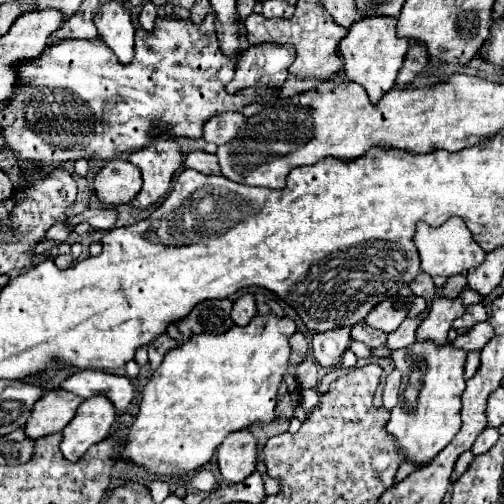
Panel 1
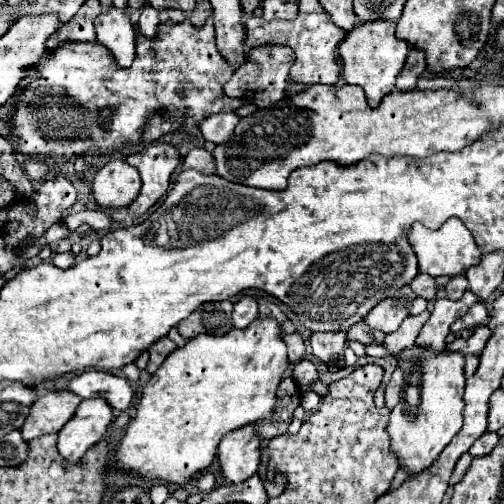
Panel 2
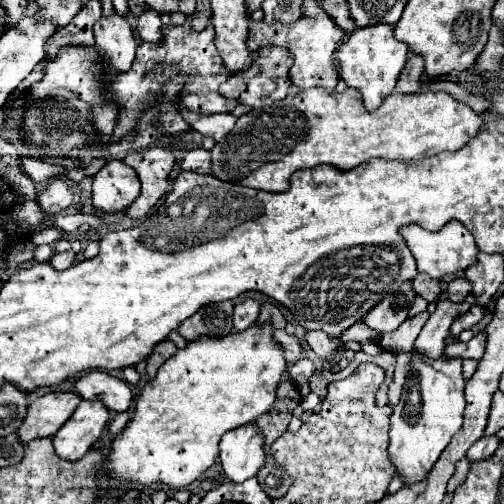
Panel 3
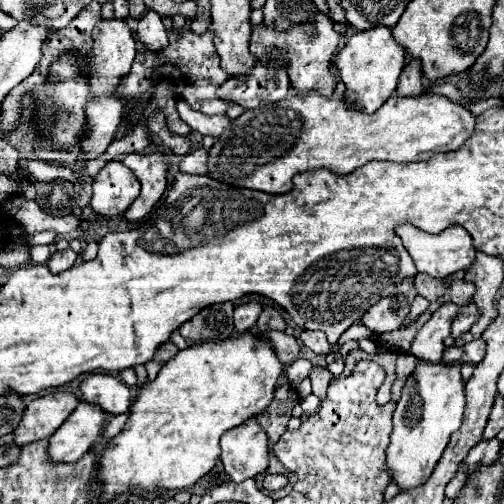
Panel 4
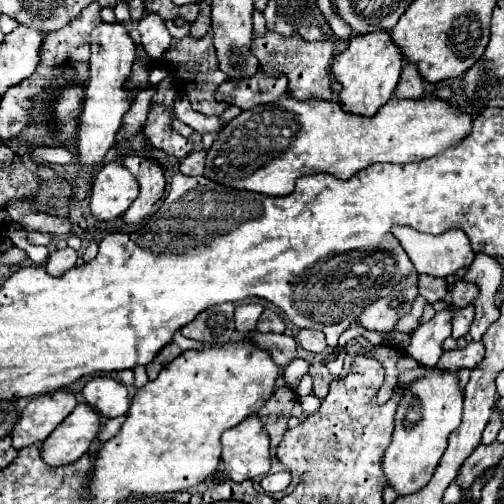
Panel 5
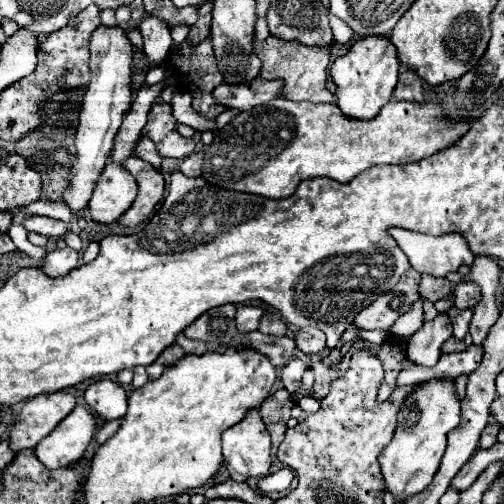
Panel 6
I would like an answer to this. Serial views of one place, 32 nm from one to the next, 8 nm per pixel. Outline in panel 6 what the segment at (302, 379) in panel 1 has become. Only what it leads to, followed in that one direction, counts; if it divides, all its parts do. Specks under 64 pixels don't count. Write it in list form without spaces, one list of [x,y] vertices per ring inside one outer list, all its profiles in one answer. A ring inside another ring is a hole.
[[[298,358],[290,360],[290,362],[284,366],[284,376],[282,376],[282,382],[284,382],[286,390],[296,392],[298,386],[300,386],[302,374],[304,374],[306,370],[308,370],[308,366],[306,366],[302,360],[298,360]]]

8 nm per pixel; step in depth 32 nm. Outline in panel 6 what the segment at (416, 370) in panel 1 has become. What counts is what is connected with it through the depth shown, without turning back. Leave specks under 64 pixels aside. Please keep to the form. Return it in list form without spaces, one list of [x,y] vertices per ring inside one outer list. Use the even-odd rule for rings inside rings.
[[[430,380],[426,384],[420,384],[420,388],[416,388],[406,398],[398,414],[394,438],[378,456],[386,490],[394,496],[394,502],[404,502],[406,498],[428,488],[446,450],[446,434],[456,428],[458,422],[460,400],[454,394],[452,380]]]

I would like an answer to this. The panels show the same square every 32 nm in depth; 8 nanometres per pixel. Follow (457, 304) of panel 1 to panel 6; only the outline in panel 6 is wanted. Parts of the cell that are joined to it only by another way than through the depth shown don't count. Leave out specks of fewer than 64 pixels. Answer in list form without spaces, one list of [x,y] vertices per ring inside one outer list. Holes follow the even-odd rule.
[[[438,314],[408,340],[406,358],[418,366],[434,366],[440,358],[442,342],[446,342],[450,336],[452,336],[452,326],[448,316]]]

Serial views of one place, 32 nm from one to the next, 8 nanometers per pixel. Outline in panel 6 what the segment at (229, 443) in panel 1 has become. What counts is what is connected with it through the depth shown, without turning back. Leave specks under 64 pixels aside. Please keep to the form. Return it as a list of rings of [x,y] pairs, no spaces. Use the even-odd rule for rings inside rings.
[[[258,410],[248,412],[240,424],[222,434],[222,448],[232,480],[246,482],[252,476],[266,476],[270,472],[270,434]]]

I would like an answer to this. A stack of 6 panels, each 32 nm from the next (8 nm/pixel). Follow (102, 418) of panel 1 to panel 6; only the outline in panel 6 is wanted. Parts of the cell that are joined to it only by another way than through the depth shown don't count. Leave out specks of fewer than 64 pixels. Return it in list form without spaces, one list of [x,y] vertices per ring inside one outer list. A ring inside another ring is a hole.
[[[76,406],[40,444],[34,448],[36,458],[46,468],[64,468],[74,464],[86,452],[96,432],[96,420],[86,406]]]

